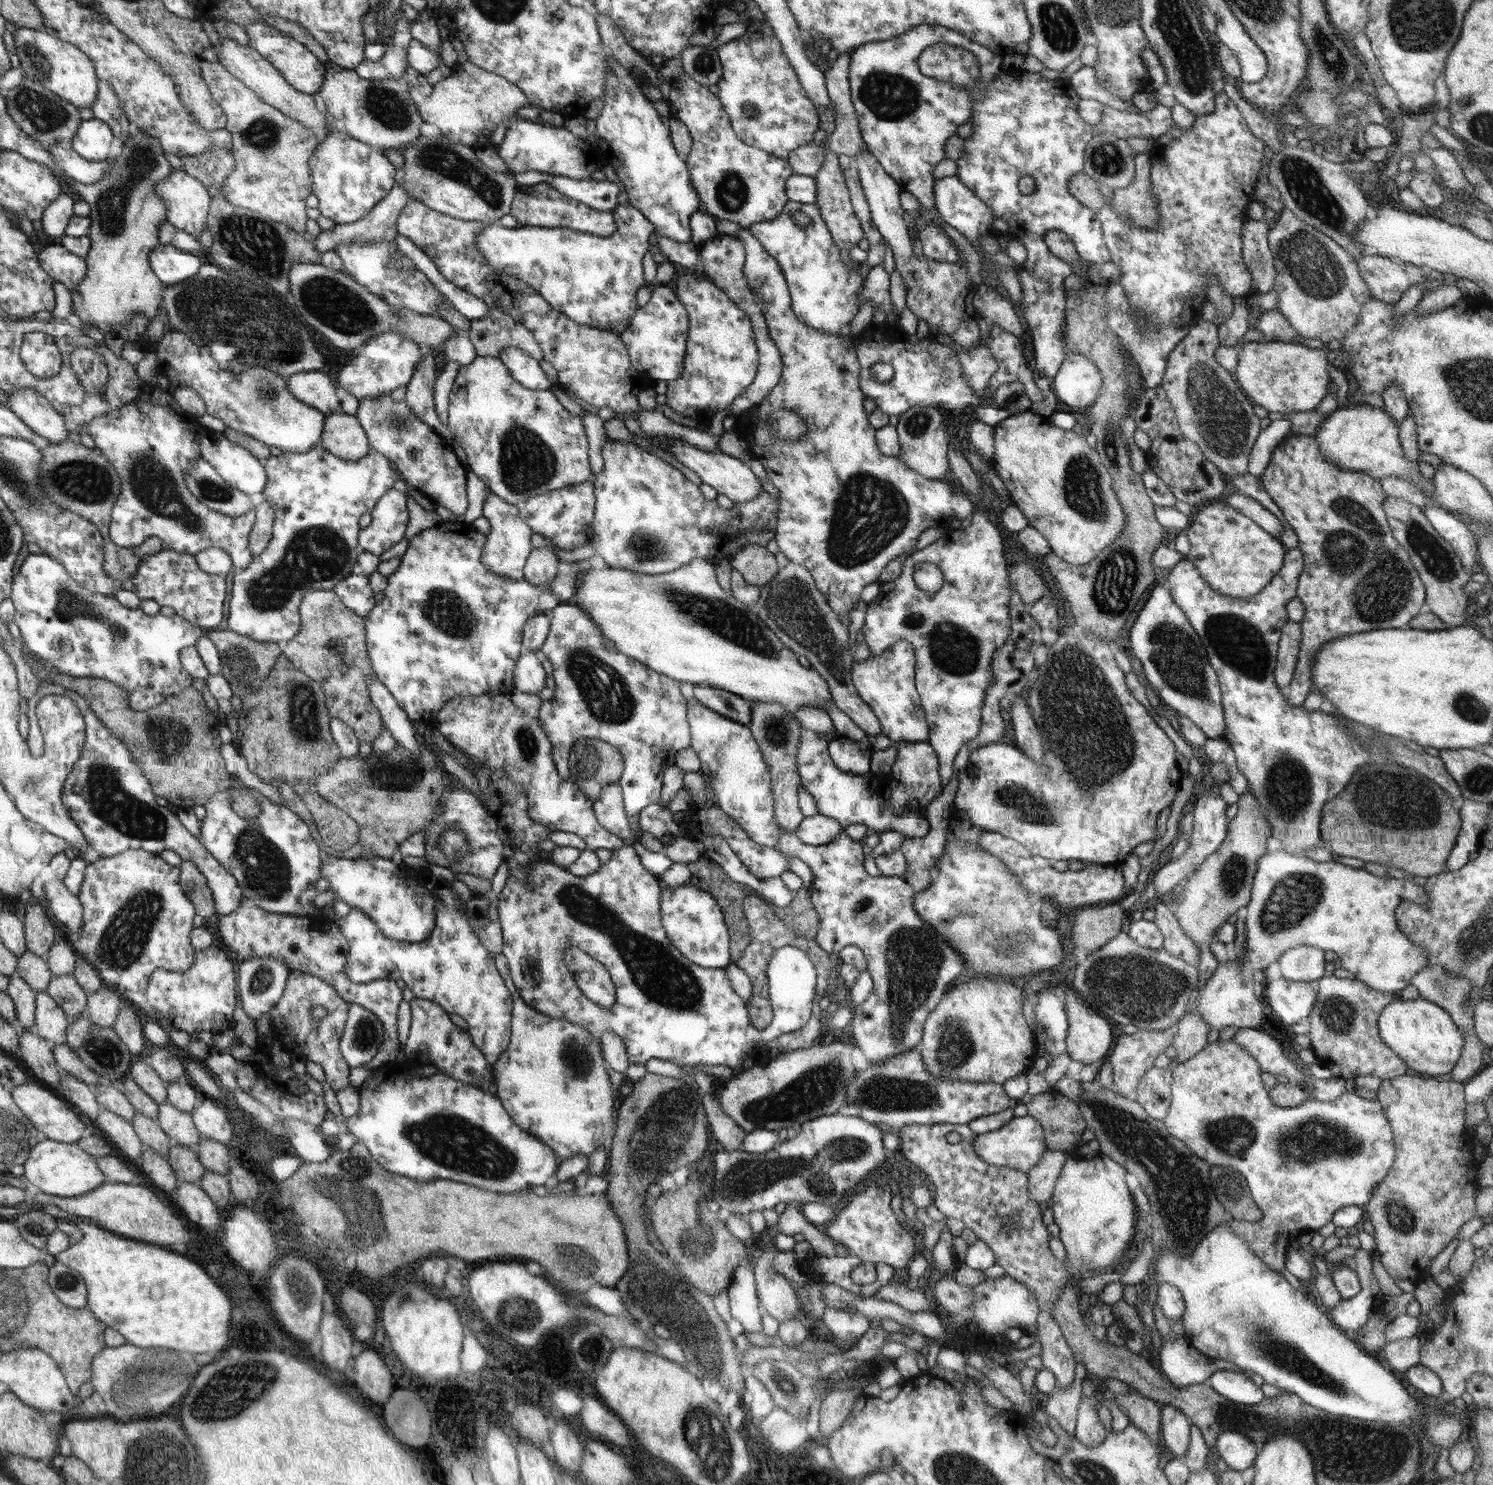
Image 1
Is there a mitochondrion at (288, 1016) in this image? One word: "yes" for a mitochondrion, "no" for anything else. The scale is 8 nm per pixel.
no

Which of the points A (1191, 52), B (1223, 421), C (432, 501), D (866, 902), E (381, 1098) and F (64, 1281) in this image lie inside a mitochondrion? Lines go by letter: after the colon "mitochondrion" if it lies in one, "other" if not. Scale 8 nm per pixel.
A: mitochondrion
B: mitochondrion
C: other
D: mitochondrion
E: other
F: mitochondrion

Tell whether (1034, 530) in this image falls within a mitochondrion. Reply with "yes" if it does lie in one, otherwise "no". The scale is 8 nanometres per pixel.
no

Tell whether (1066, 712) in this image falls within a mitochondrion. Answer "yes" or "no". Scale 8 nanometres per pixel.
yes

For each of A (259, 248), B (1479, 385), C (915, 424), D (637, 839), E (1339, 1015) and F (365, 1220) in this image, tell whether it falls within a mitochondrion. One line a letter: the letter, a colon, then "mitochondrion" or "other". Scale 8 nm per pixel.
A: mitochondrion
B: mitochondrion
C: mitochondrion
D: other
E: mitochondrion
F: mitochondrion

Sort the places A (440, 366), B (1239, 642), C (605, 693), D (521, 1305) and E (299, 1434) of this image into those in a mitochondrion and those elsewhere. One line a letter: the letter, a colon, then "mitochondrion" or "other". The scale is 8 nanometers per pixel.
A: other
B: mitochondrion
C: mitochondrion
D: mitochondrion
E: other

